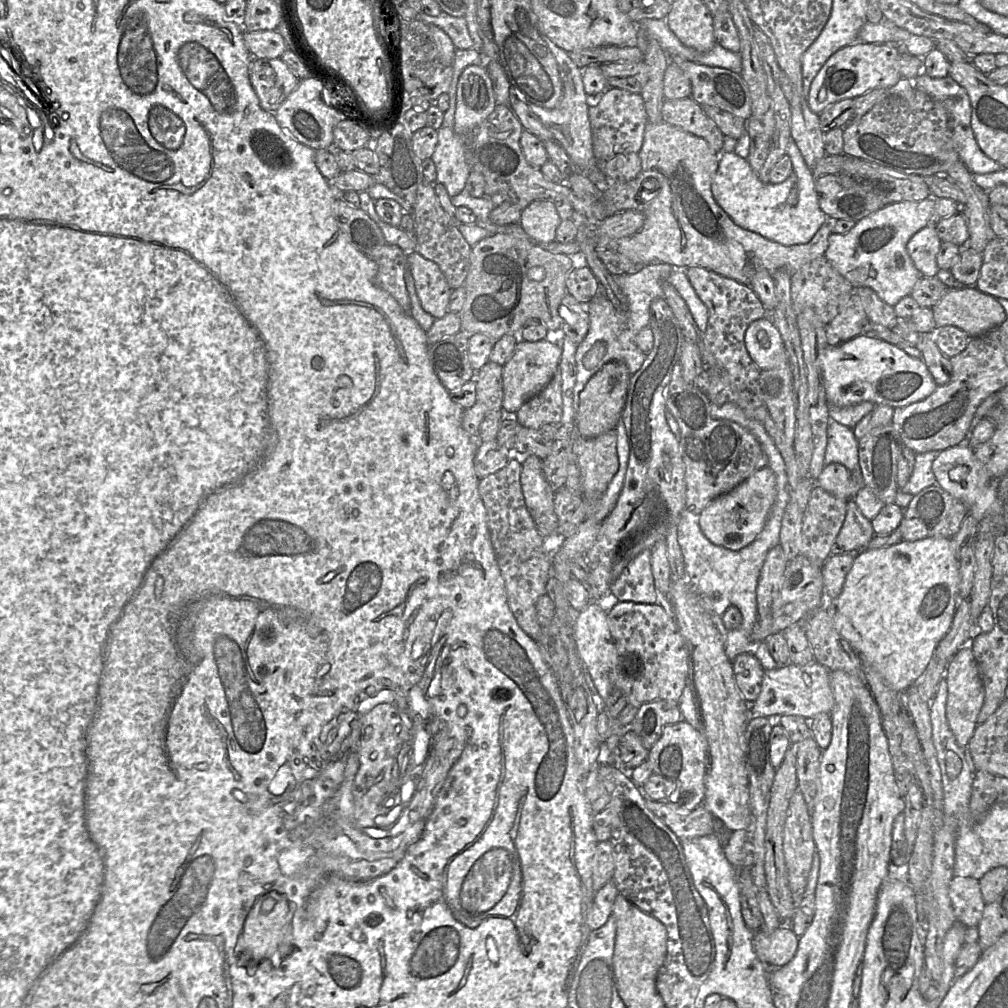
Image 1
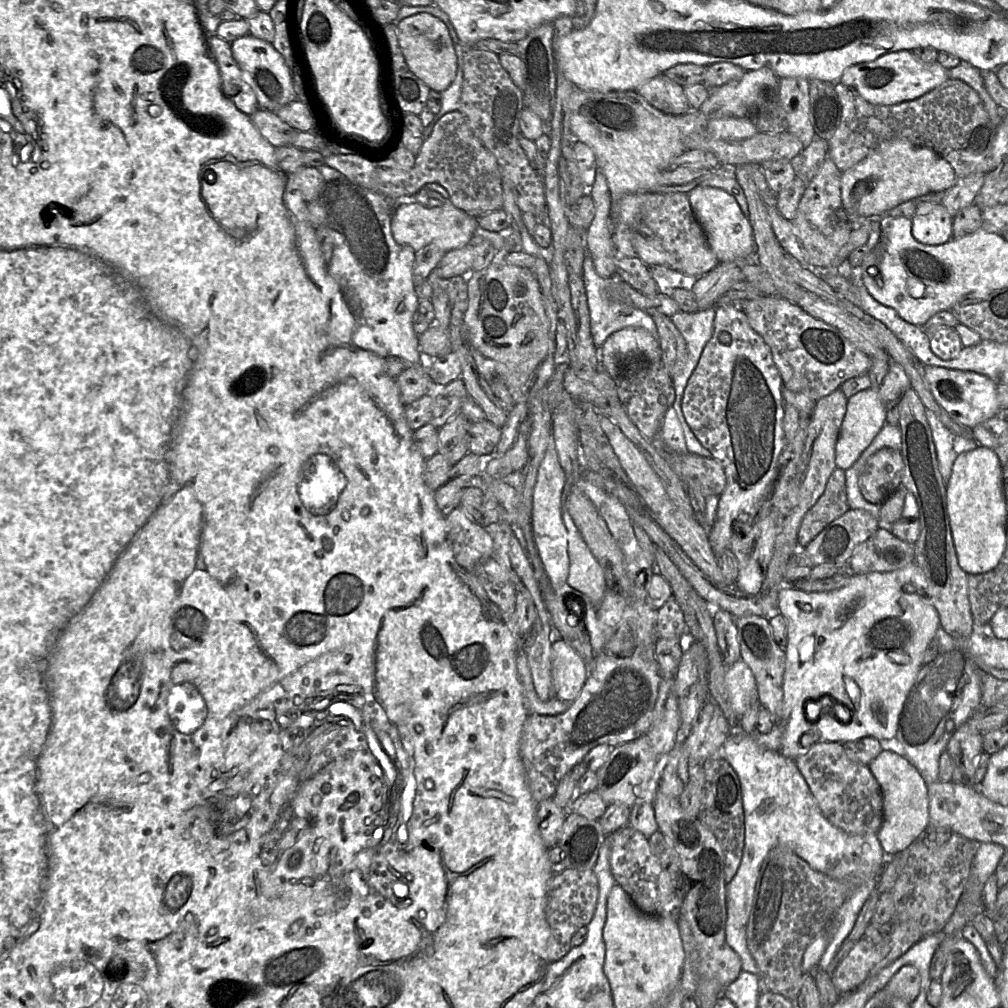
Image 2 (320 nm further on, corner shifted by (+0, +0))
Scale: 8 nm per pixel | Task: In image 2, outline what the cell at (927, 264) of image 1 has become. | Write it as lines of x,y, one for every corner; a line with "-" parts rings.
936,203
930,212
913,215
912,235
923,244
944,244
952,238
953,218
942,203

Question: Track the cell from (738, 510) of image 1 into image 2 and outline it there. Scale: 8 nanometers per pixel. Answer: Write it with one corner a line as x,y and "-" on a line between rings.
915,562
891,571
854,574
845,586
828,592
805,592
792,584
784,583
781,585
778,590
778,610
786,619
788,627
788,644
785,647
786,666
783,680
782,737
778,750
783,756
795,761
798,756
805,754
811,746
818,742
828,741
843,744
864,737
878,739
884,748
893,745
903,706
922,667
924,655
940,627
938,612
927,597
926,585
926,577

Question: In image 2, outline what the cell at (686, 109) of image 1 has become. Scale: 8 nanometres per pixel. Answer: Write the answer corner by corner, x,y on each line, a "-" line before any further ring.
663,74
643,83
636,90
649,104
669,115
683,115
692,109
684,87

